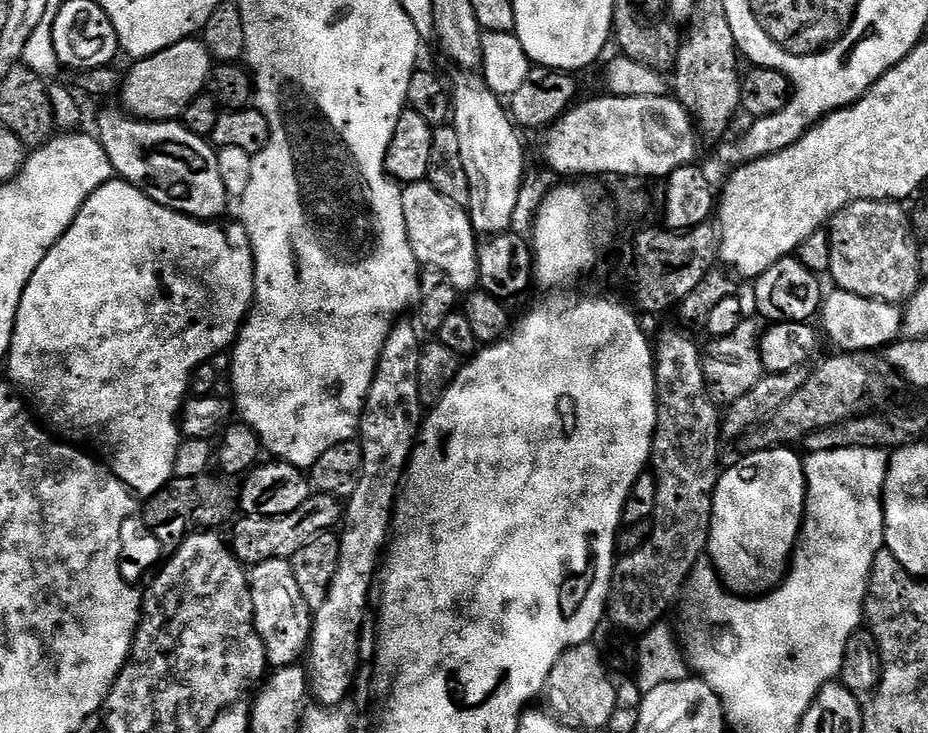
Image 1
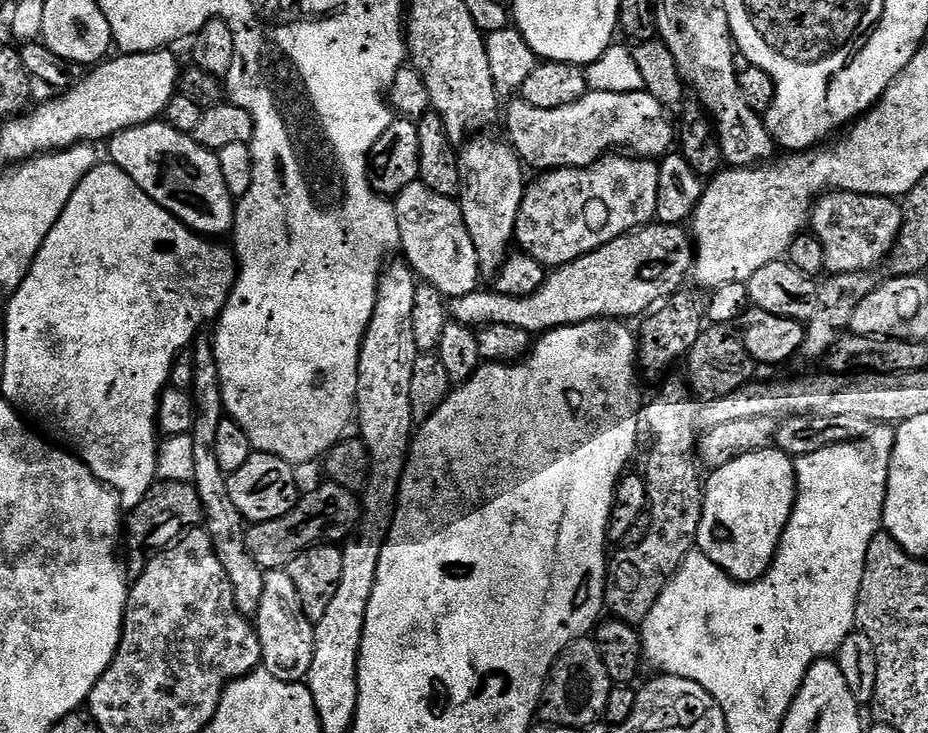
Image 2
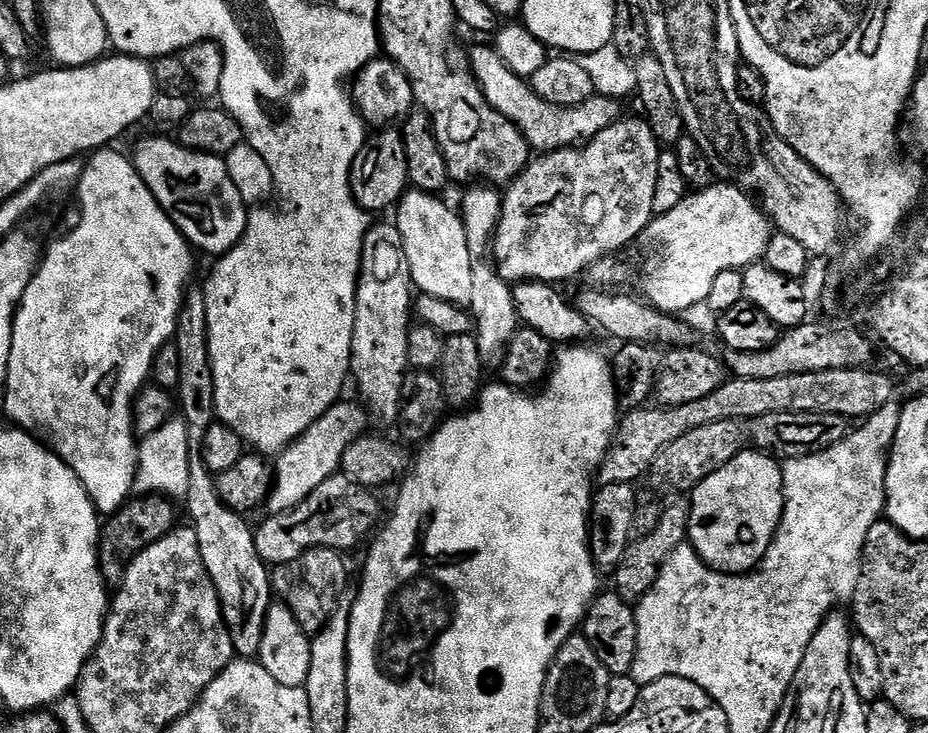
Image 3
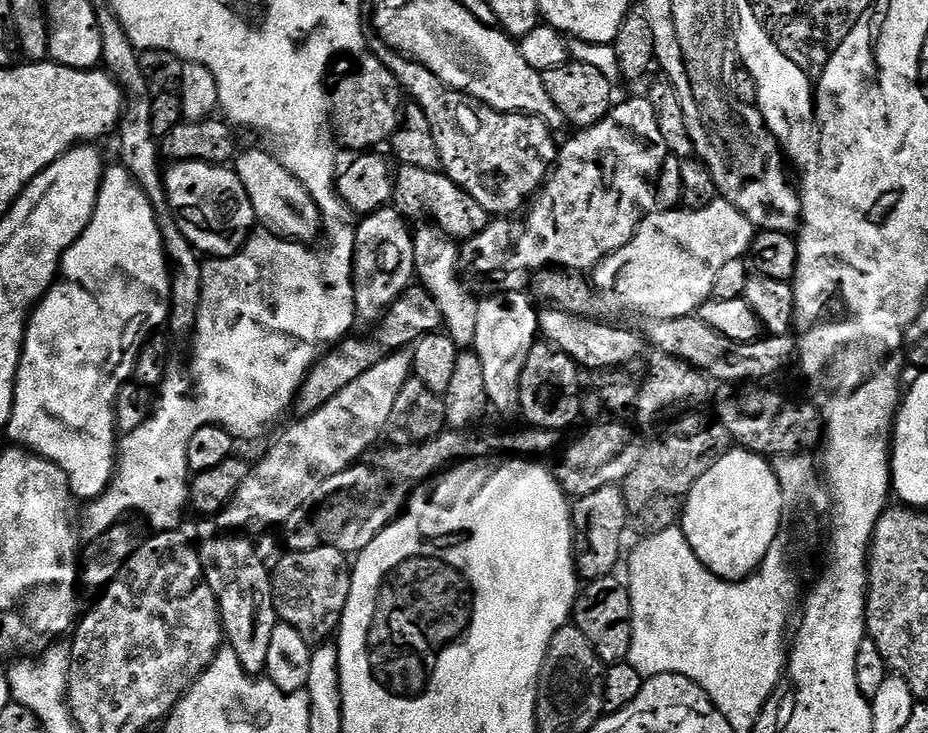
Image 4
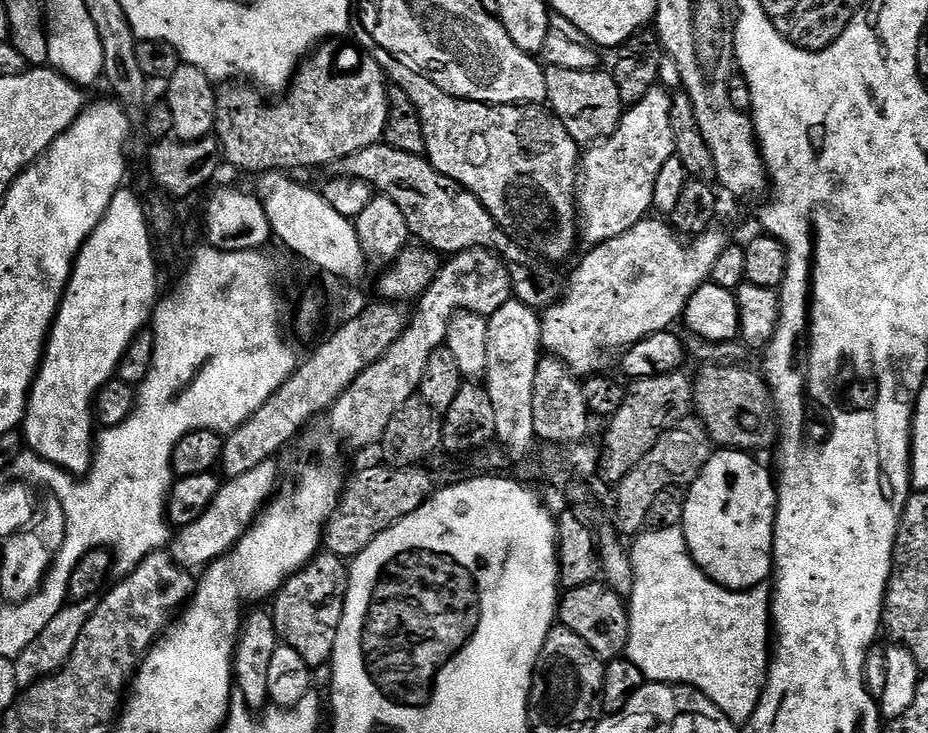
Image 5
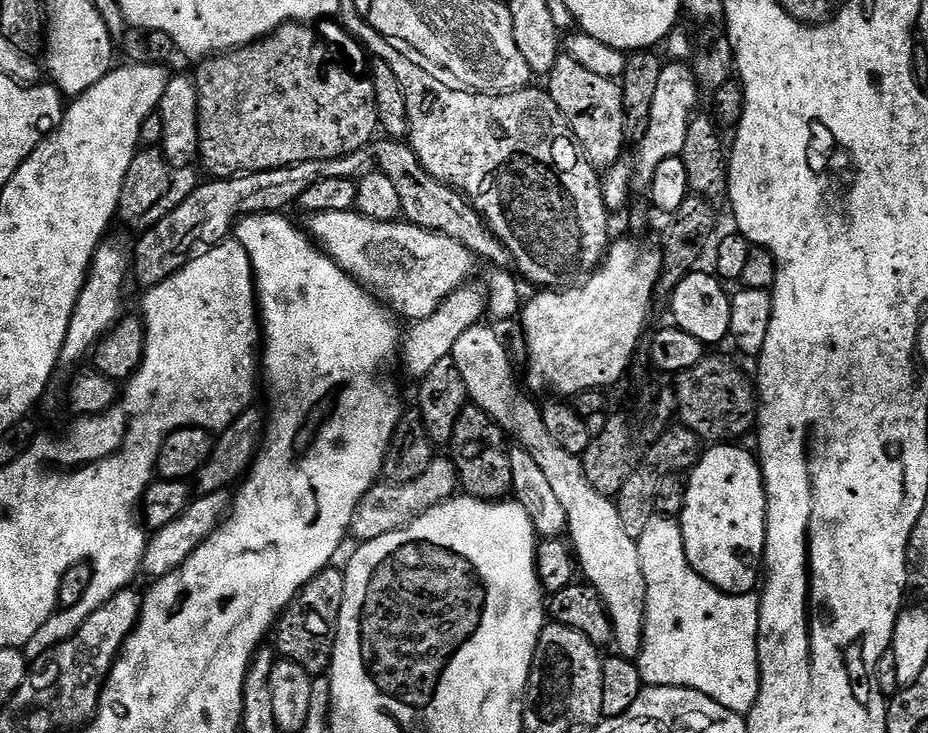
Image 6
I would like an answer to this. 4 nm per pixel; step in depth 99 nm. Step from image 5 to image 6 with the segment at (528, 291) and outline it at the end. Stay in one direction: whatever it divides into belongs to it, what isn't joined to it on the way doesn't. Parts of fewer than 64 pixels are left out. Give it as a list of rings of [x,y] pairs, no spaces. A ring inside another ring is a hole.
[[[387,138],[373,139],[371,144],[354,150],[345,156],[329,160],[311,160],[298,162],[281,168],[271,168],[261,172],[245,172],[239,176],[231,176],[225,180],[205,179],[162,222],[139,233],[136,249],[130,252],[130,276],[140,290],[147,290],[166,282],[182,266],[194,262],[194,258],[202,258],[210,250],[214,250],[233,235],[234,229],[243,216],[253,216],[263,212],[283,213],[299,201],[310,186],[322,182],[325,178],[350,178],[356,180],[367,172],[378,171],[394,186],[398,193],[398,202],[403,219],[409,224],[416,224],[438,234],[446,234],[446,238],[454,238],[466,246],[472,255],[484,260],[496,270],[508,270],[513,267],[512,256],[498,242],[498,238],[488,229],[487,224],[474,210],[472,203],[438,178],[434,178],[424,169],[422,162],[414,154],[412,145],[402,140]]]

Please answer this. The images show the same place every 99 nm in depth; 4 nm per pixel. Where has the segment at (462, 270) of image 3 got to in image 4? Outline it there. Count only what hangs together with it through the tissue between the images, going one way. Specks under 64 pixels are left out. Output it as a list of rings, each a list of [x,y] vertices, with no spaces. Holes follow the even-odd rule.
[[[420,226],[414,232],[414,254],[416,276],[422,287],[434,298],[434,302],[438,302],[438,310],[442,310],[446,335],[456,343],[457,348],[471,349],[478,330],[478,300],[477,297],[472,297],[471,290],[460,281],[462,261],[457,241],[451,236],[444,235],[435,226]]]

